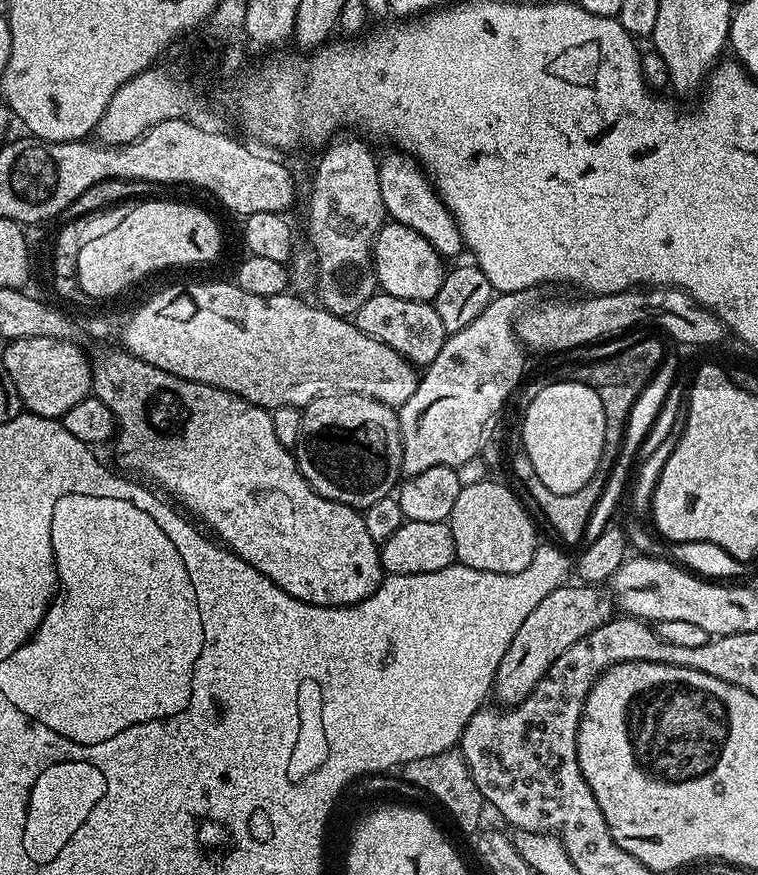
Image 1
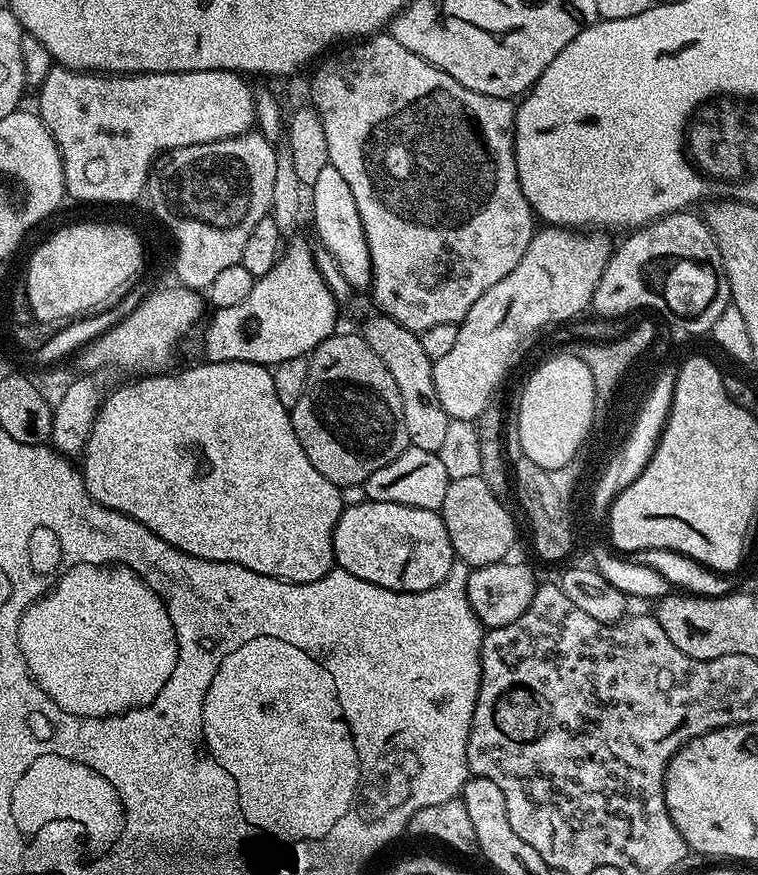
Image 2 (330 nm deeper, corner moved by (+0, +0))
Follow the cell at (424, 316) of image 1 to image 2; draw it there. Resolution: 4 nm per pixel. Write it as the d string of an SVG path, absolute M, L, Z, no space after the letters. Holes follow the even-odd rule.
M375 314L364 324L362 335L364 341L378 354L378 359L390 370L398 386L398 394L402 394L402 418L406 418L406 434L411 447L418 450L430 450L440 453L442 442L450 417L438 402L438 394L434 390L433 361L426 358L422 351L422 342L417 333L406 330L406 326L398 326L394 318L383 314Z

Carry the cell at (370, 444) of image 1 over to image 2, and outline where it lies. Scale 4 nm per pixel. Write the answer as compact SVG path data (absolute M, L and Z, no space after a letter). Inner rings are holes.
M337 331L310 353L307 362L305 388L297 404L290 410L292 429L300 448L306 450L306 458L310 458L312 470L337 488L364 484L366 478L374 474L374 470L382 470L382 466L394 462L394 458L398 458L398 454L410 446L406 434L406 418L402 418L402 394L398 394L398 386L390 370L386 370L378 354L370 350L363 335Z

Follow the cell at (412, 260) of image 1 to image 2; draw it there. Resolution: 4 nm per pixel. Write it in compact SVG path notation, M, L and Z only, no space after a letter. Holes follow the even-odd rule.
M328 163L310 187L310 195L313 200L310 217L313 226L316 227L316 236L320 239L319 247L334 258L337 269L342 272L352 290L371 289L370 248L366 242L366 232L362 230L362 218L358 218L354 194L350 190L350 185L346 183L346 178L342 178L342 174L338 174L338 170L334 170L334 166Z

